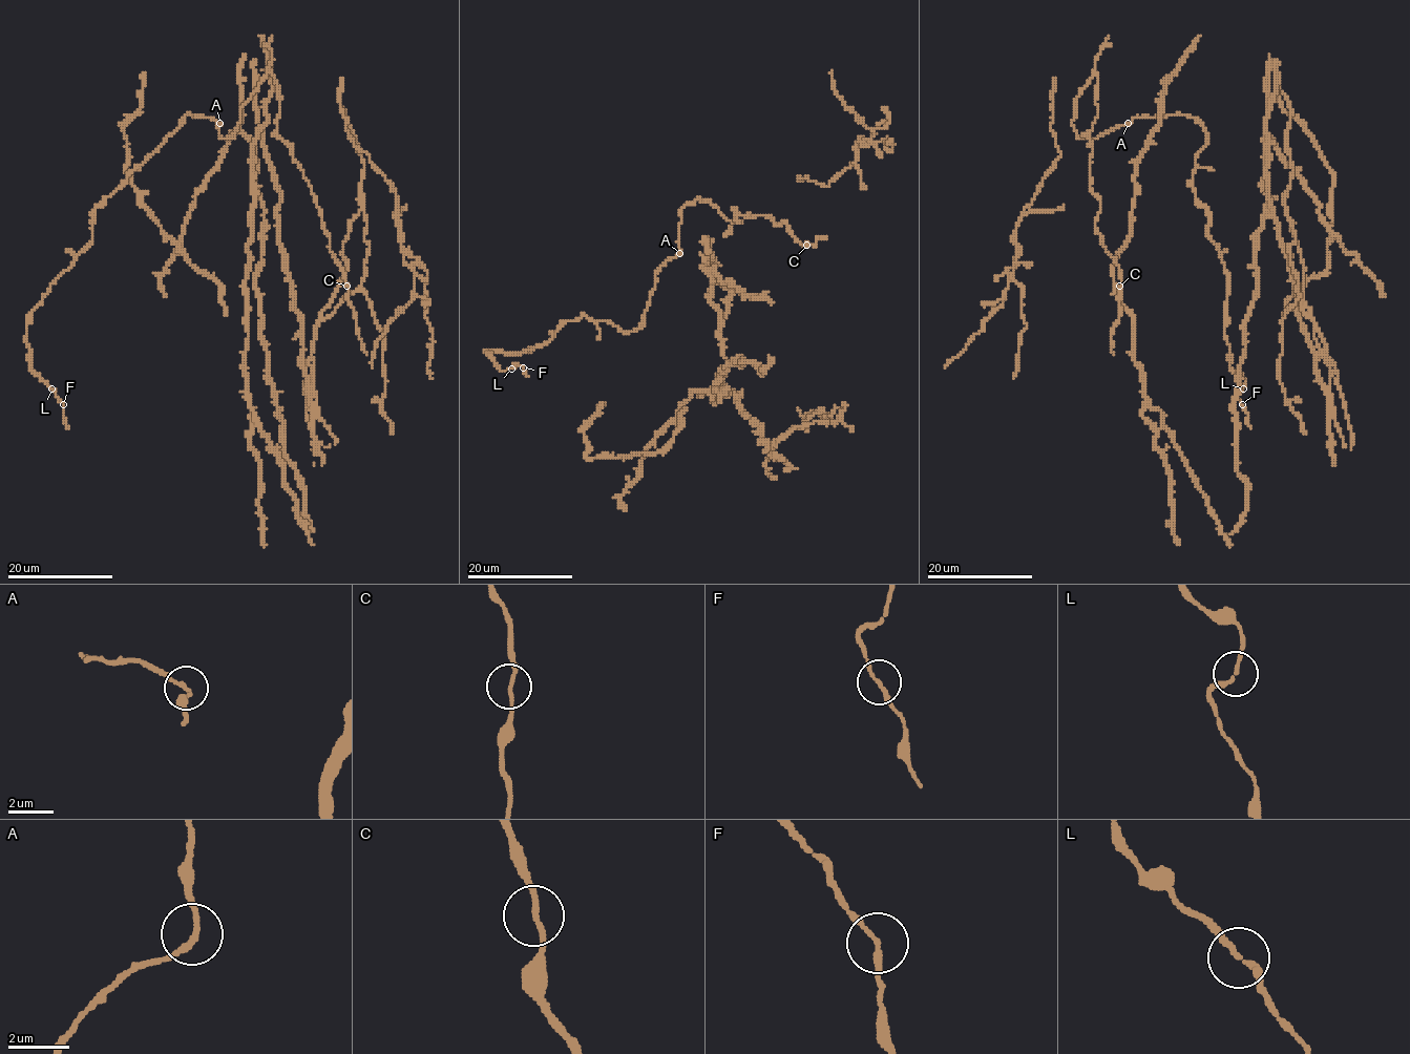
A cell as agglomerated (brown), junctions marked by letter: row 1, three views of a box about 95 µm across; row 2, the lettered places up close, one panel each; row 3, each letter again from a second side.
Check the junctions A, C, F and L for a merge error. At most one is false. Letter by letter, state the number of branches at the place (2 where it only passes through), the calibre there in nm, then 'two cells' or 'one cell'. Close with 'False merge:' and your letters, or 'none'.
A: 2 | 170 nm | one cell
C: 2 | 170 nm | one cell
F: 2 | 160 nm | one cell
L: 2 | 150 nm | one cell
False merge: none

